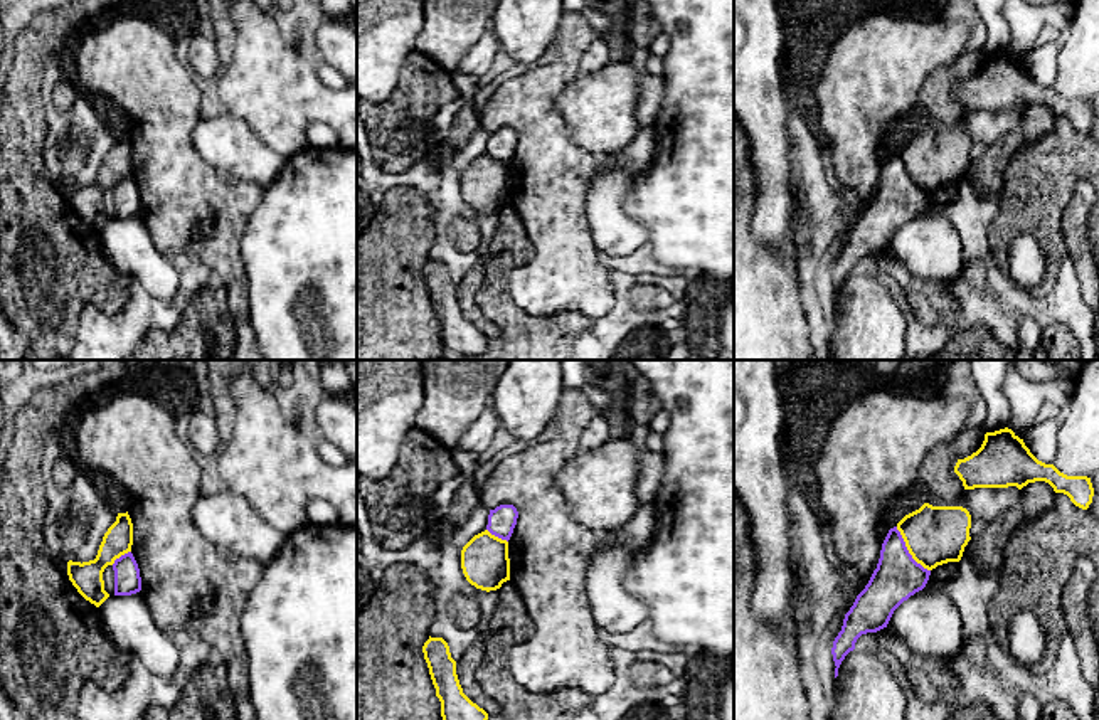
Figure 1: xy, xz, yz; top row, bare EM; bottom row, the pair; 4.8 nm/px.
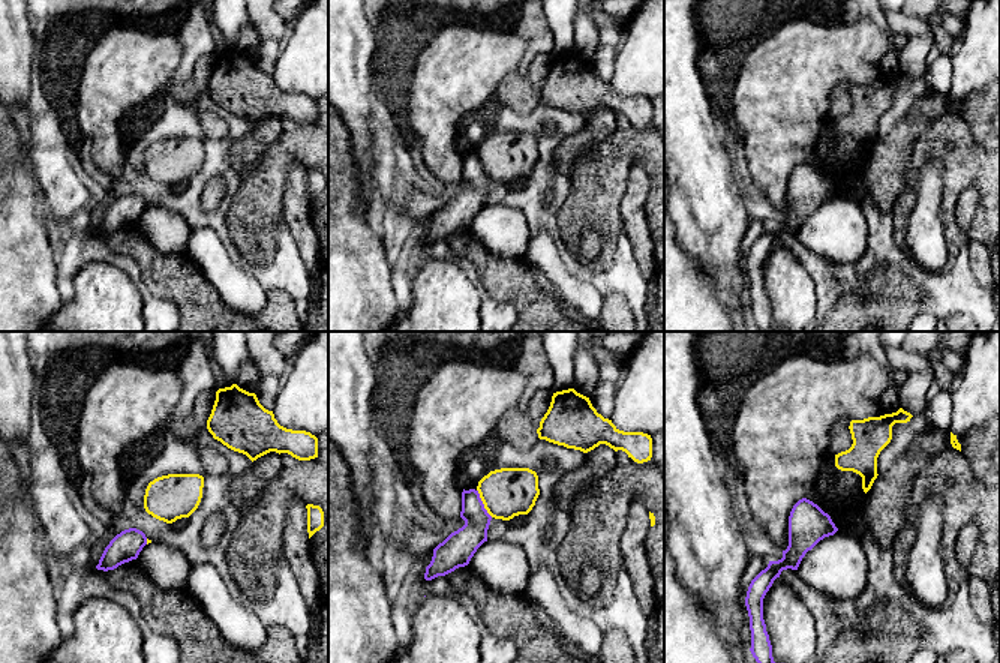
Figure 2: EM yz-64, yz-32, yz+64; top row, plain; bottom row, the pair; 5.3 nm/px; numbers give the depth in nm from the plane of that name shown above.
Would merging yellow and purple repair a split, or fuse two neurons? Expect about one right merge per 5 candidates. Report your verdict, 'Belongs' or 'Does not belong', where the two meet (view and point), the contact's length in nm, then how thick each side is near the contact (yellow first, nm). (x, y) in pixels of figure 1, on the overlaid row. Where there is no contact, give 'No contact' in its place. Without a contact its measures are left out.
Does not belong. Touches yellow at yz (907, 549). Shared border 280 nm. Thickness 280 nm (yellow) against 220 nm

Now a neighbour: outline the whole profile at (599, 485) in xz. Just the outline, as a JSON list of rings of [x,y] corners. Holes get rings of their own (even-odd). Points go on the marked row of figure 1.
[[[609,439],[569,459],[555,484],[572,506],[574,520],[596,533],[634,527],[643,506],[636,495],[641,449],[628,439]]]

